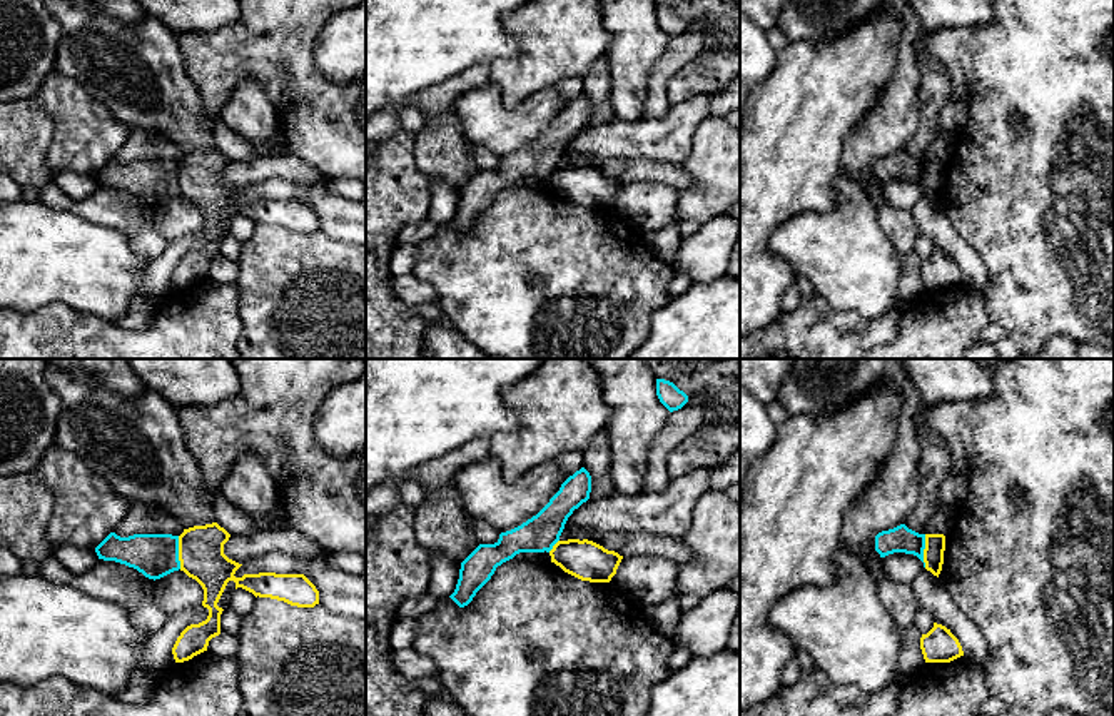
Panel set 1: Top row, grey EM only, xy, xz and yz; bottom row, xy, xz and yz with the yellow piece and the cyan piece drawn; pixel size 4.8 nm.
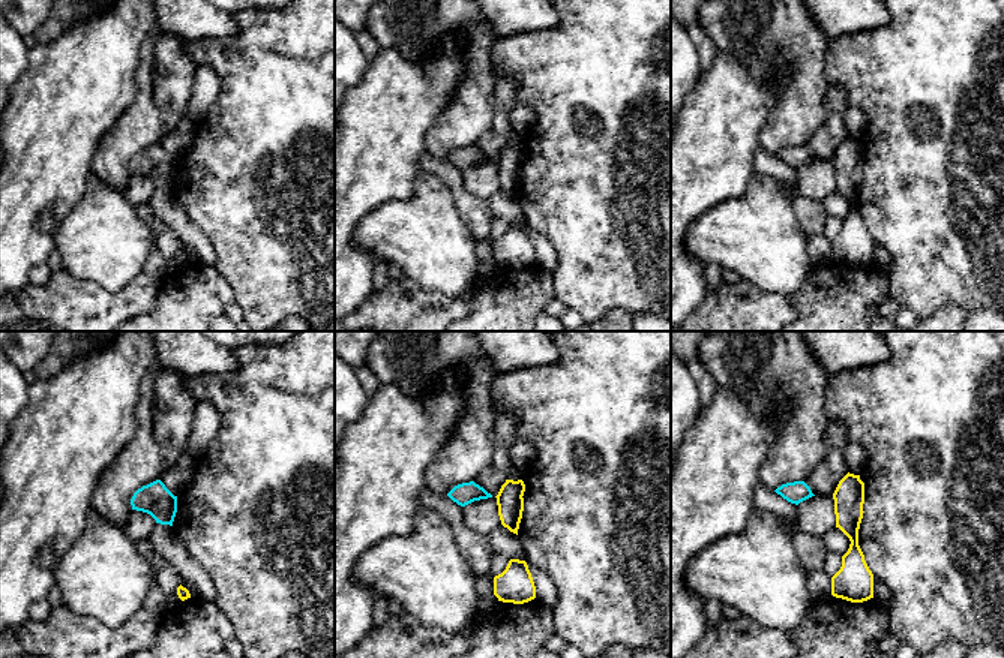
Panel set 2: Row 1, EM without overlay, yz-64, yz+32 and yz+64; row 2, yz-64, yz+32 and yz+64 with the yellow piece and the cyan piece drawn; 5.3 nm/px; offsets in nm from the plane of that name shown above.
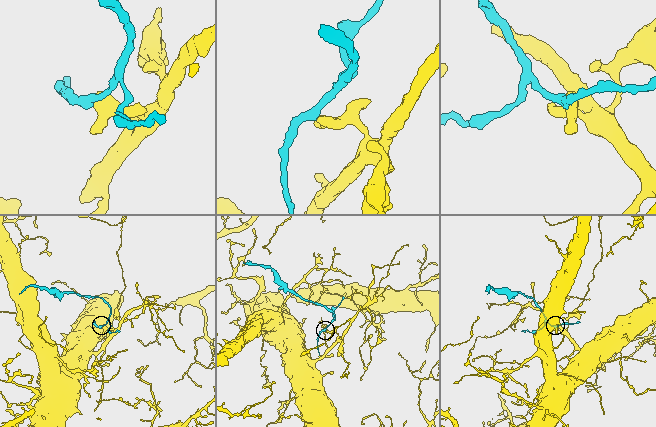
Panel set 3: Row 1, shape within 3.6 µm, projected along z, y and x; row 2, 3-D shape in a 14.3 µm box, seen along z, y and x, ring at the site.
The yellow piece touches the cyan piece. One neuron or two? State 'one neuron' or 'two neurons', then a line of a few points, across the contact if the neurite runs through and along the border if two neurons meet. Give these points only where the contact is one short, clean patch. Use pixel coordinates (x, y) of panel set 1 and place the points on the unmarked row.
two neurons | xy (177, 162), (181, 194)

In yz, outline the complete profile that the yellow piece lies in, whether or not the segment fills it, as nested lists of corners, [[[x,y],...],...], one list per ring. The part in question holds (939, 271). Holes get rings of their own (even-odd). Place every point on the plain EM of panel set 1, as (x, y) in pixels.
[[[937,249],[927,260],[922,260],[920,275],[925,289],[950,289],[964,282],[959,265],[950,255]]]

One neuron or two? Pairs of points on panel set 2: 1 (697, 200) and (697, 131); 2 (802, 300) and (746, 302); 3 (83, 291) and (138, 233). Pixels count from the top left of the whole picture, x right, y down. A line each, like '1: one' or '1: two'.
1: one
2: two
3: two

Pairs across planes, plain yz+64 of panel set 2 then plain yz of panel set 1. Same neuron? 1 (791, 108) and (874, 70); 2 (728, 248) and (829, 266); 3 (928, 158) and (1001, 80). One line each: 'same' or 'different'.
1: different
2: same
3: same

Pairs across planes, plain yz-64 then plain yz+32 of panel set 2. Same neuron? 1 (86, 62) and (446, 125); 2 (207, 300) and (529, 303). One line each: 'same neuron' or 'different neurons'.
1: different neurons
2: same neuron

